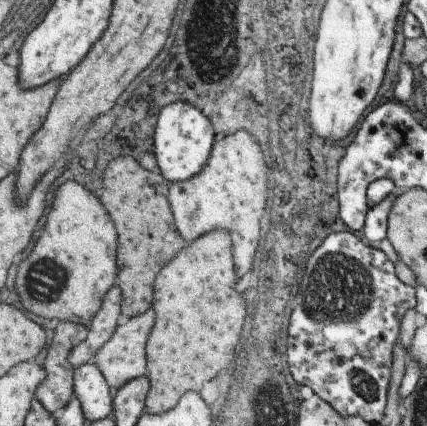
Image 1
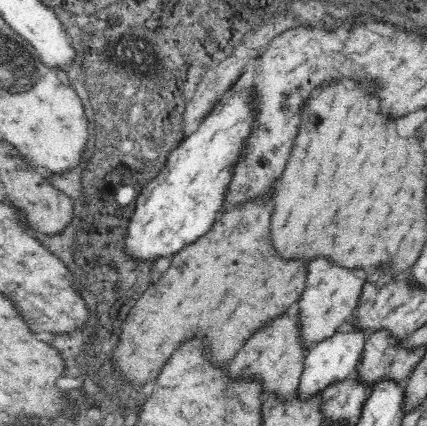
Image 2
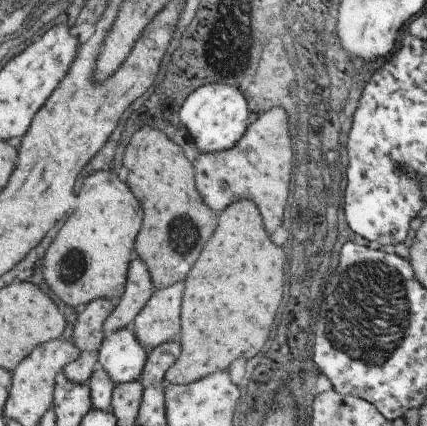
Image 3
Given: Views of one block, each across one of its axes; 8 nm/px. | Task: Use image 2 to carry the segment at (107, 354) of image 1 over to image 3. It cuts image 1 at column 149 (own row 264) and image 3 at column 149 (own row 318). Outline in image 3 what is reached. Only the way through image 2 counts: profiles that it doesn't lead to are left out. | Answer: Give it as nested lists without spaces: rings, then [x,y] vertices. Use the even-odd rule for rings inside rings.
[[[179,282],[171,288],[155,290],[153,300],[145,306],[139,318],[133,322],[133,330],[147,348],[155,350],[161,344],[169,344],[173,338],[181,336],[181,304],[183,304],[185,284]]]

